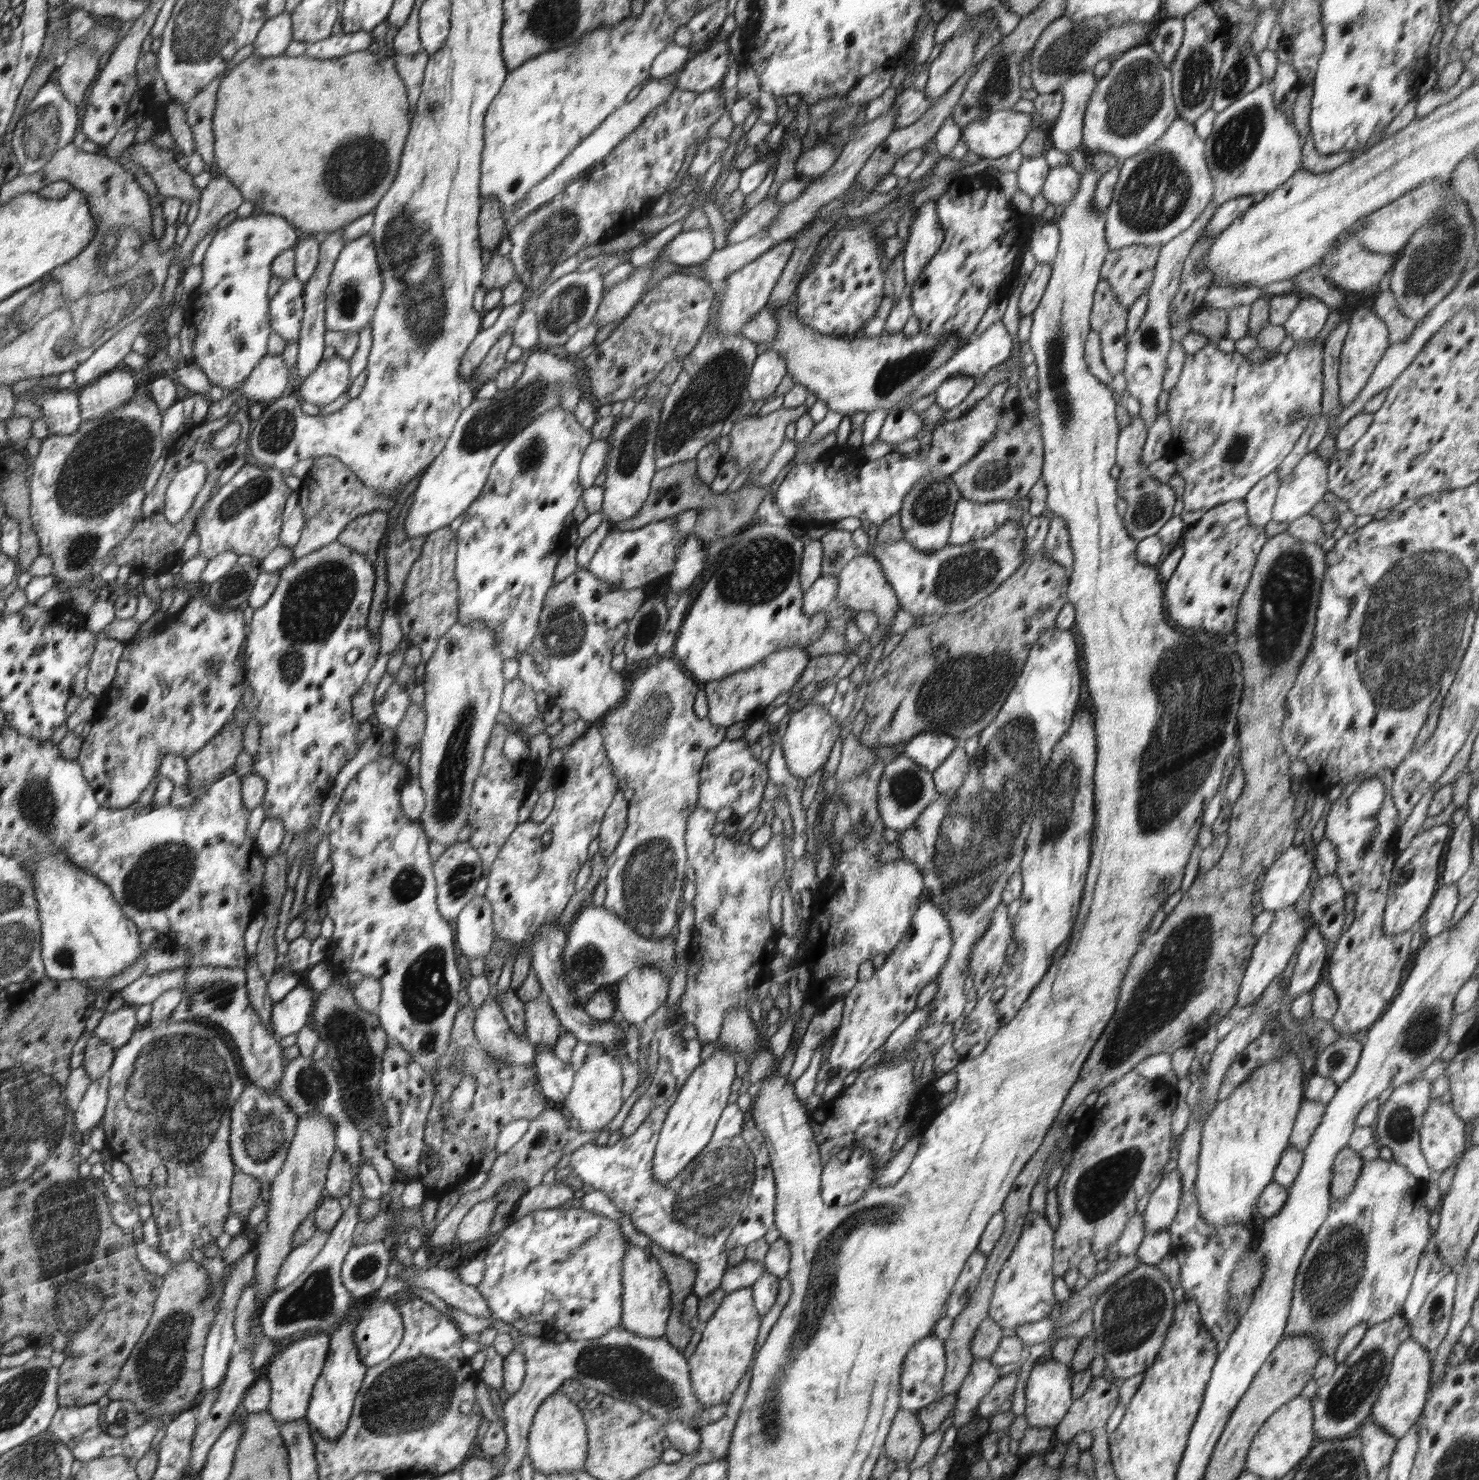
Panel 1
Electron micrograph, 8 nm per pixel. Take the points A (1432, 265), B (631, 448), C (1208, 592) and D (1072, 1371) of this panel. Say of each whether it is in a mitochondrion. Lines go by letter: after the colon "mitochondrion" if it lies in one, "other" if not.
A: mitochondrion
B: mitochondrion
C: other
D: other

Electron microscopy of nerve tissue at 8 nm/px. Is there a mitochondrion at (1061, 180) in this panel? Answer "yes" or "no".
no

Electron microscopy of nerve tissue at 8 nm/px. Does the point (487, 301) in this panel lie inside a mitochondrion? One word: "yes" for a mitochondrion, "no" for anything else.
no

